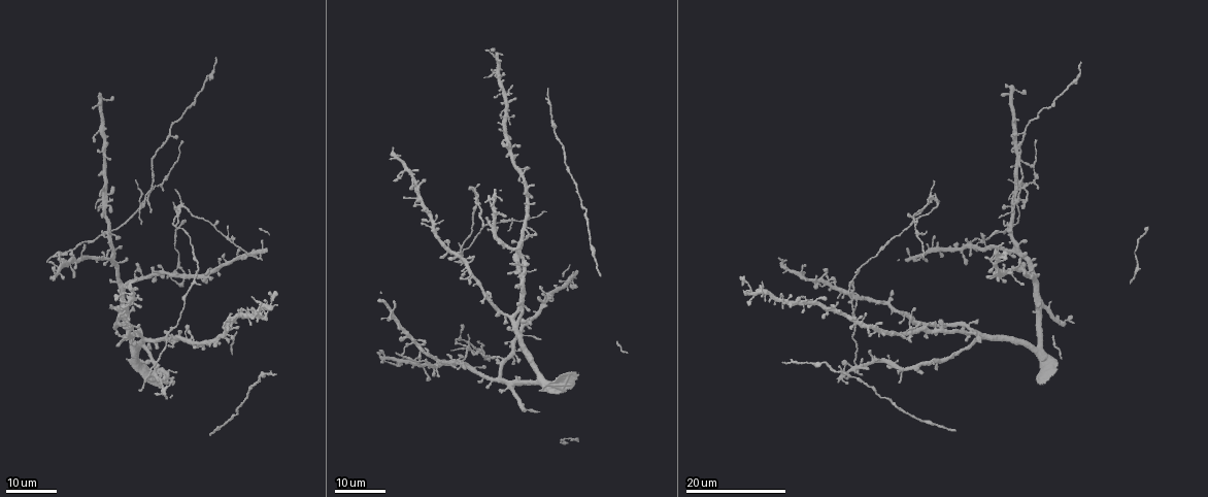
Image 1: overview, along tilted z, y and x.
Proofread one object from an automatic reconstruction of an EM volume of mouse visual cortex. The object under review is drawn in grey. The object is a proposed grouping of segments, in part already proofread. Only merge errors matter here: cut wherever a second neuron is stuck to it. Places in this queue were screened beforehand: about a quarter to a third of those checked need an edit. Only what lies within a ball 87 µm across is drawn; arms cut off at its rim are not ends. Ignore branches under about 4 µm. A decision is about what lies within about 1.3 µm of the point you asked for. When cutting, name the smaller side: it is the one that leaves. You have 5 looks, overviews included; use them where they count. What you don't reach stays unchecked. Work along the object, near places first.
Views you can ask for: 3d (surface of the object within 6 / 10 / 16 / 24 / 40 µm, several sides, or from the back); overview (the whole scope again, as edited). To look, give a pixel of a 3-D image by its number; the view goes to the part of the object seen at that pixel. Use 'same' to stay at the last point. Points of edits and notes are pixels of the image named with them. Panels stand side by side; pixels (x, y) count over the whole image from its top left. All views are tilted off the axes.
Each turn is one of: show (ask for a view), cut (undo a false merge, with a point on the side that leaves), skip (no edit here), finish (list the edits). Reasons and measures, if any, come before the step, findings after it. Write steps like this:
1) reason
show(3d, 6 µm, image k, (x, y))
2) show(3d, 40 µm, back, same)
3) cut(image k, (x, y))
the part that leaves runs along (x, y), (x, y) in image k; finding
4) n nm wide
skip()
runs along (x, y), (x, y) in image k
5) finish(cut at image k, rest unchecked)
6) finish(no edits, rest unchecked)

four arms meet
show(3d, 16 µm, image 1, (575, 278))

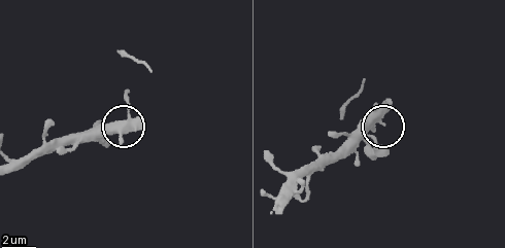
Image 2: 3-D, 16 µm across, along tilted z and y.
show(3d, 10 µm, image 2, (375, 119))

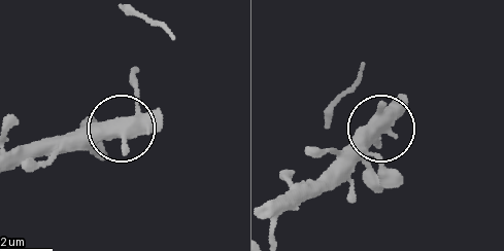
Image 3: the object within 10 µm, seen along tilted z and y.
4 arms
skip()
all the same neuron

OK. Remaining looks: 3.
show(3d, 16 µm, image 1, (103, 234))

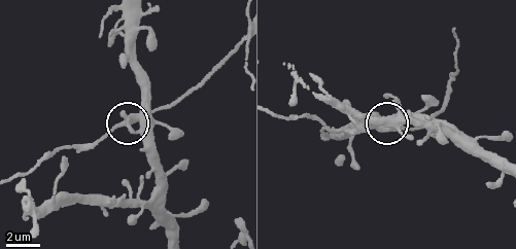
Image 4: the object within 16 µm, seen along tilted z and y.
show(3d, 6 µm, image 4, (126, 121))

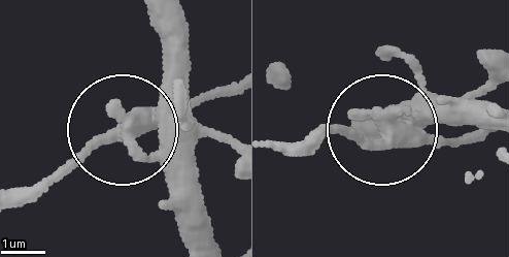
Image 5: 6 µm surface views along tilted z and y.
skip()
runs along (214, 236), (196, 203), (123, 135), (81, 148), (32, 195) in image 5; one neuron here

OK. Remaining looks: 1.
finish(no edits, rest unchecked)

